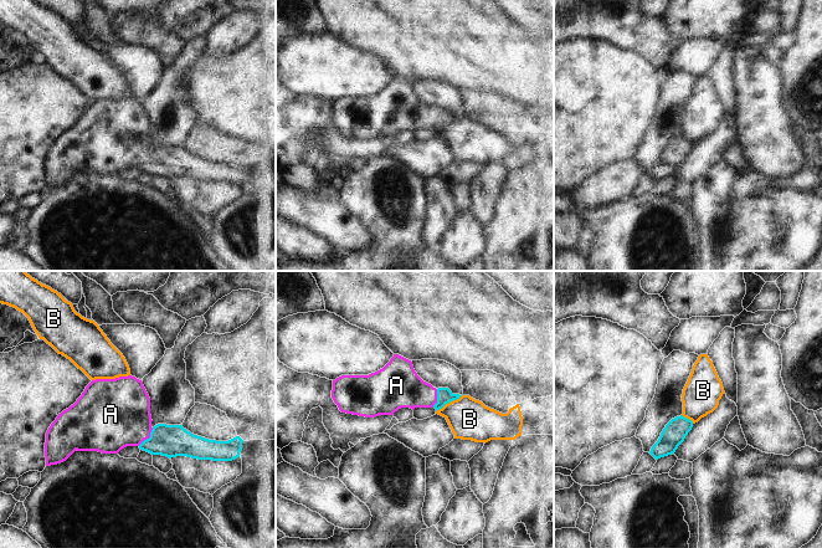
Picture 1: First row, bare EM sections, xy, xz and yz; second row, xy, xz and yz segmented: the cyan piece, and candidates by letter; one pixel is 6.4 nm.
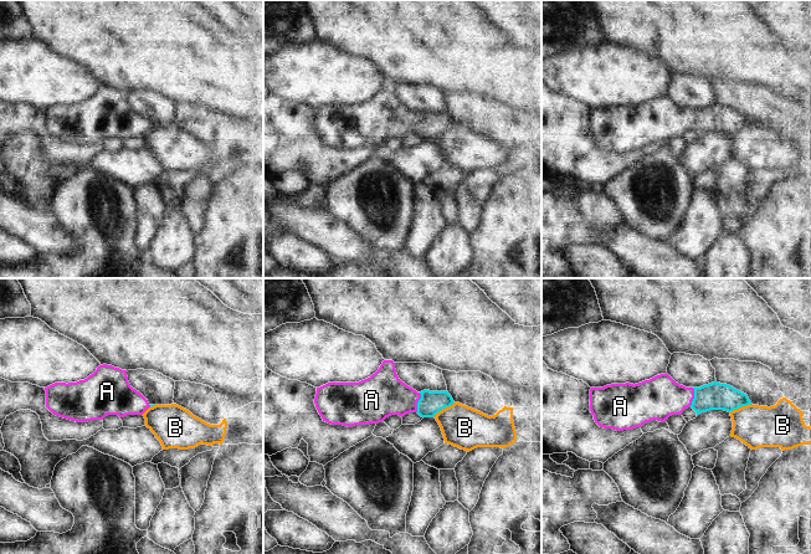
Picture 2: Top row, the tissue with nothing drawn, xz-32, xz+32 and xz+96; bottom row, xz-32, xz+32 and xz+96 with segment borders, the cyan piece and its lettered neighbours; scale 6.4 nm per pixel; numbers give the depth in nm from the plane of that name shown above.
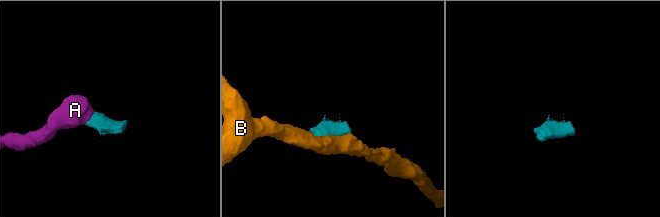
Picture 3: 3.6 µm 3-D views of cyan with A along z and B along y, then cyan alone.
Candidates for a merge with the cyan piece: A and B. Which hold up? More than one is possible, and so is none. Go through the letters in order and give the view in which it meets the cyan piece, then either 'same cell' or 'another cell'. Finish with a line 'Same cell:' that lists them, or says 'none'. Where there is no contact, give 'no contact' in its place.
A: xy | same cell
B: xz | another cell
Same cell: A

